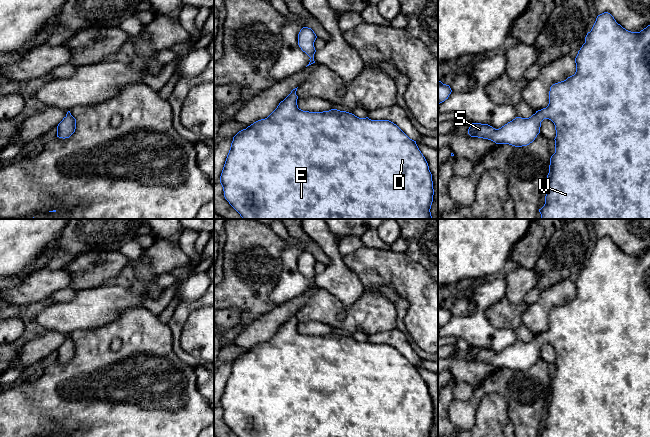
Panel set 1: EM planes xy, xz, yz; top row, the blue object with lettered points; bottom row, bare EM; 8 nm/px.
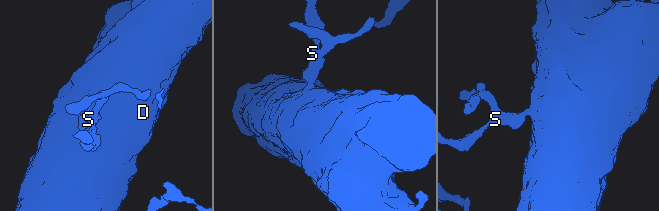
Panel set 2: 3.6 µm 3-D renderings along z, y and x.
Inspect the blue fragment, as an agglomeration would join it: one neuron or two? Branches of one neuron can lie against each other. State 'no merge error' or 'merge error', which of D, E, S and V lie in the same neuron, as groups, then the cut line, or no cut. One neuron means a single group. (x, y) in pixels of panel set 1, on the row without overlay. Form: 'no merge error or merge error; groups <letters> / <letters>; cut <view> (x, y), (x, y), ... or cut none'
no merge error; groups D E S V; cut none

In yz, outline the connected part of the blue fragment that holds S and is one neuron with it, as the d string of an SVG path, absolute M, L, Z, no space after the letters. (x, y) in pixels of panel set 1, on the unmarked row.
M610 237L598 239L591 255L585 261L585 267L578 275L575 287L574 299L550 311L549 328L546 332L536 335L529 342L516 341L499 353L488 348L471 347L468 358L471 361L491 364L496 368L522 371L535 364L540 357L541 346L549 343L554 347L556 354L555 377L550 382L547 418L544 430L539 433L540 437L650 437L650 249L640 256L631 256L618 248Z

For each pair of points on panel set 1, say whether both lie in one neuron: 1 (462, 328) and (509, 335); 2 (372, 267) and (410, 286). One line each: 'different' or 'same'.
1: same
2: same

